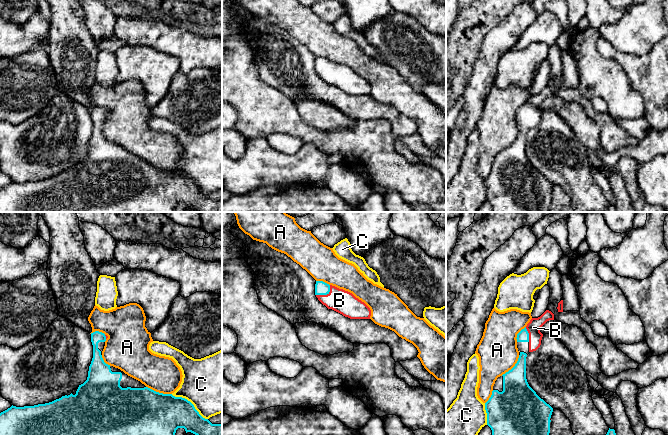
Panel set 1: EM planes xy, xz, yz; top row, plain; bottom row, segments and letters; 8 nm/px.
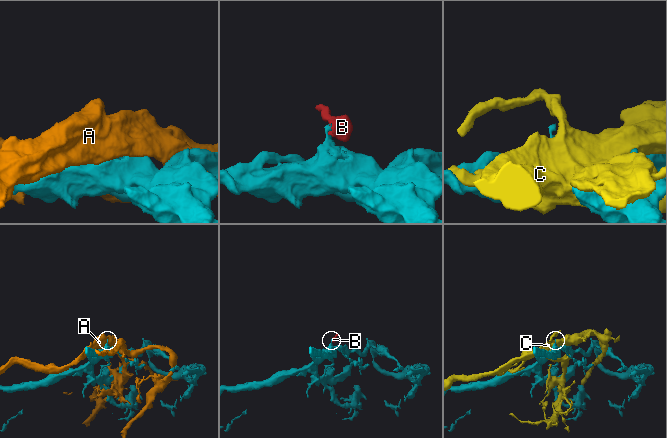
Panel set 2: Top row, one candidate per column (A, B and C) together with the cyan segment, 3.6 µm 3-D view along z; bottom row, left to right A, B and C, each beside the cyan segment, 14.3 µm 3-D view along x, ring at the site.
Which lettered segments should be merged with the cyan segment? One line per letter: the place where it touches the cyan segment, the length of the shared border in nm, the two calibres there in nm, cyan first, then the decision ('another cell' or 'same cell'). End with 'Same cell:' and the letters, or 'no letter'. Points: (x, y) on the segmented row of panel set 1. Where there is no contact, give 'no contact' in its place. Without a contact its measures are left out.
A: meets cyan in xy at (158, 392); contact 220 nm long; 500 nm thick on the cyan side, 280 nm on the other; another cell
B: meets cyan in xz at (325, 294); contact 150 nm long; 110 nm thick on the cyan side, 190 nm on the other; same cell
C: meets cyan in xy at (190, 402); contact 360 nm long; 340 nm thick on the cyan side, 480 nm on the other; another cell
Same cell: B

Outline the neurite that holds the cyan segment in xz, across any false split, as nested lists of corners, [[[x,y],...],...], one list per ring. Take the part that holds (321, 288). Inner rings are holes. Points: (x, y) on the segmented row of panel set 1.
[[[316,281],[315,295],[328,309],[332,309],[345,317],[350,319],[370,319],[370,308],[348,291],[323,281]]]

